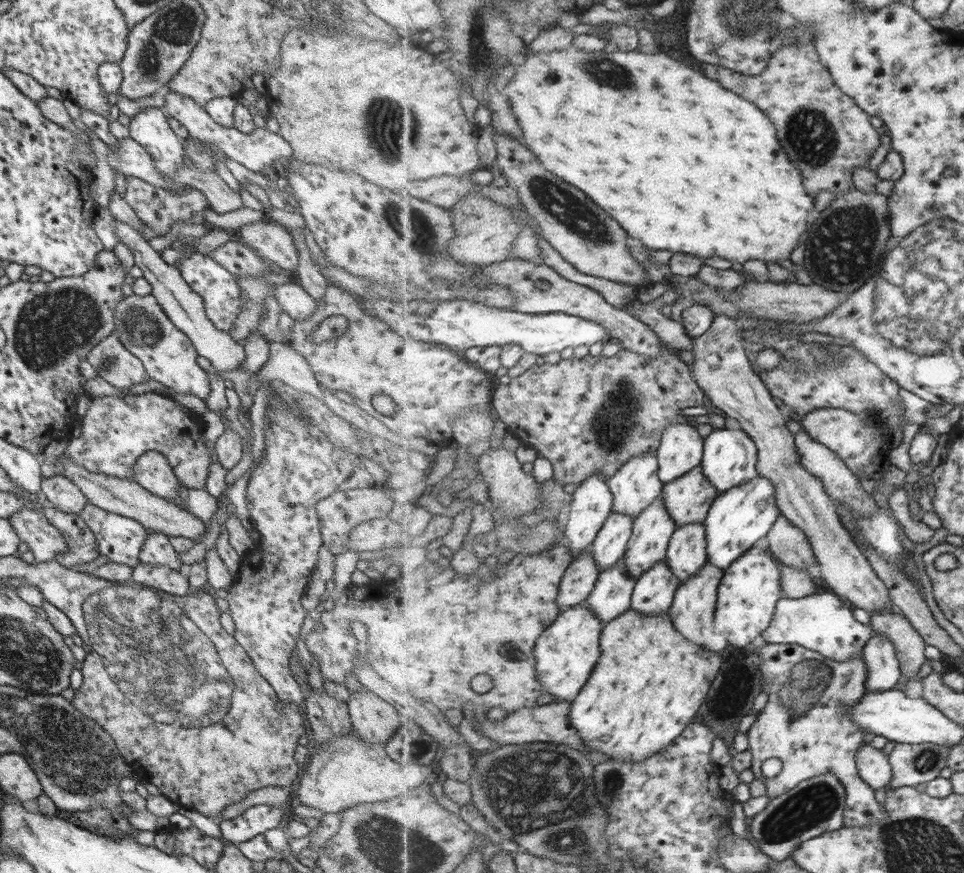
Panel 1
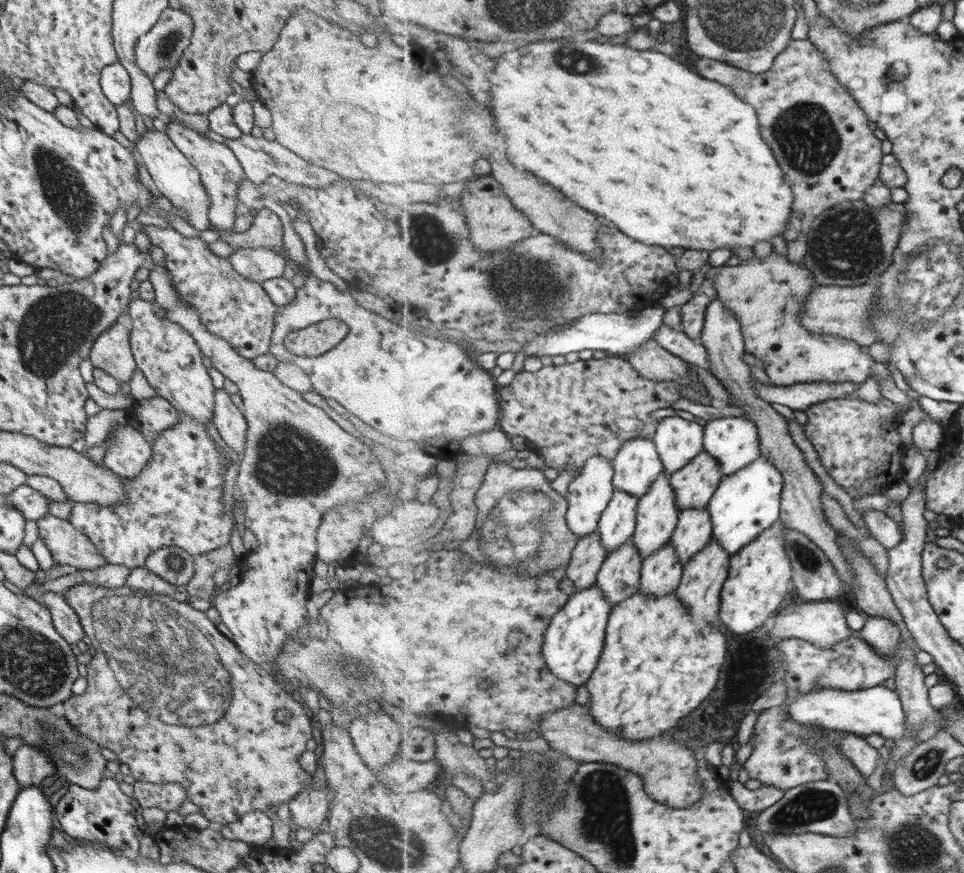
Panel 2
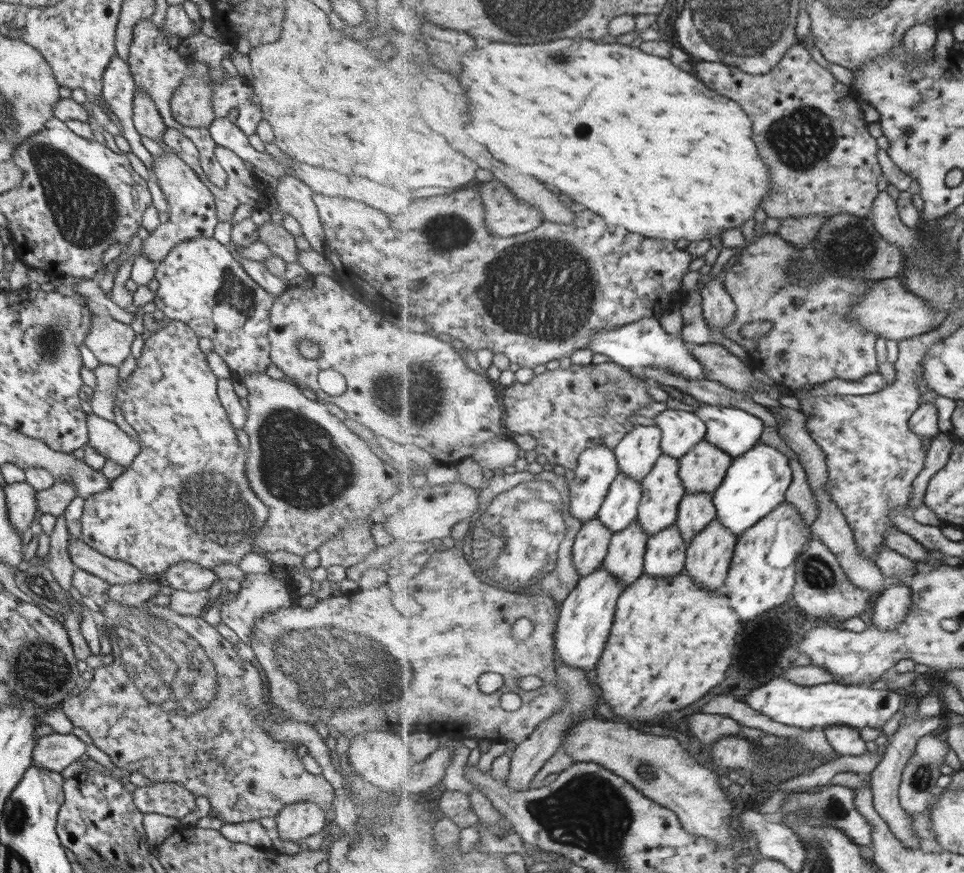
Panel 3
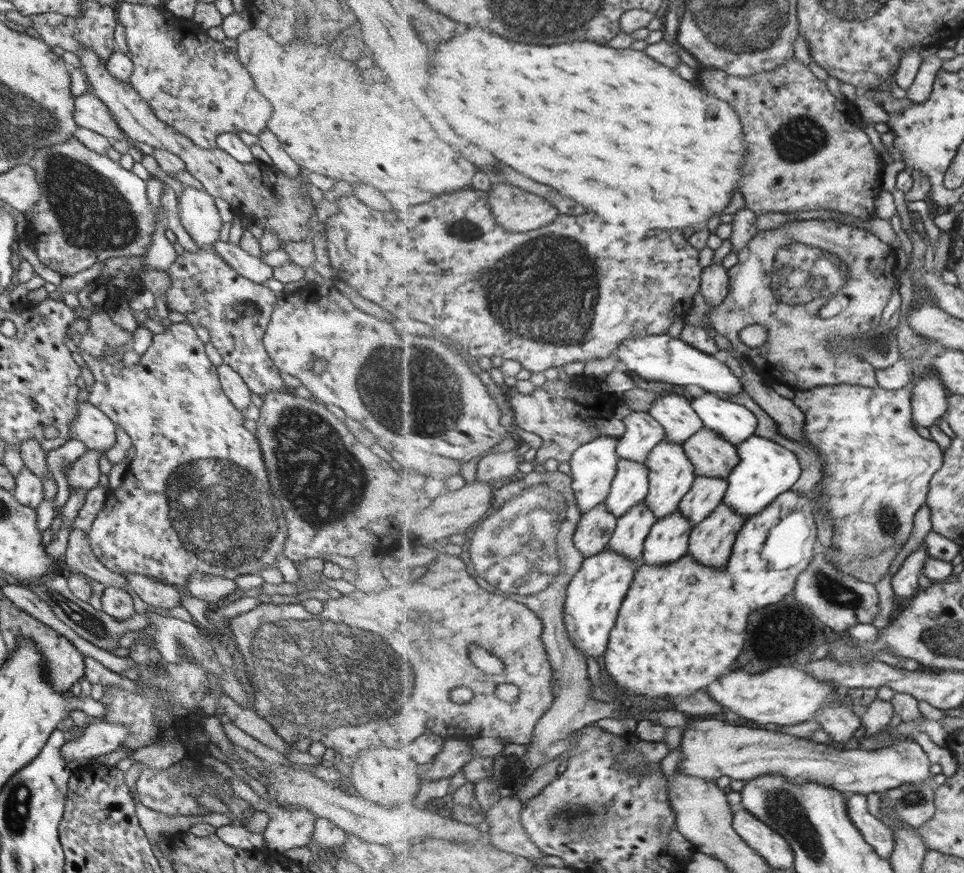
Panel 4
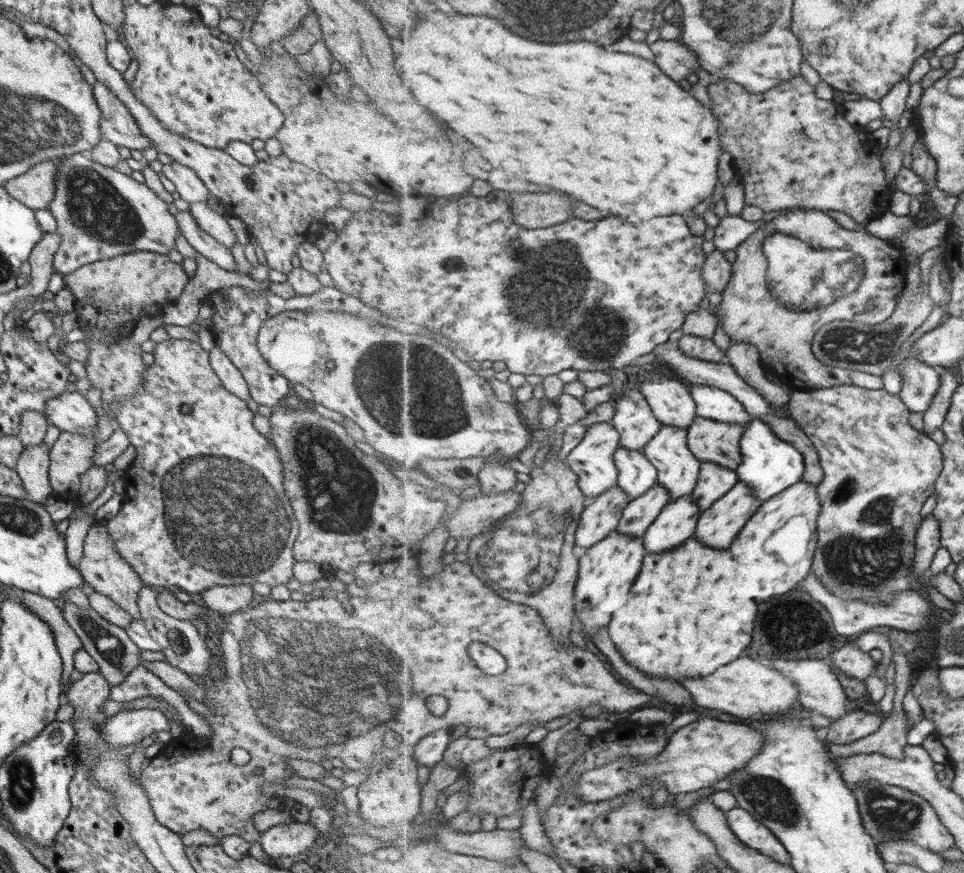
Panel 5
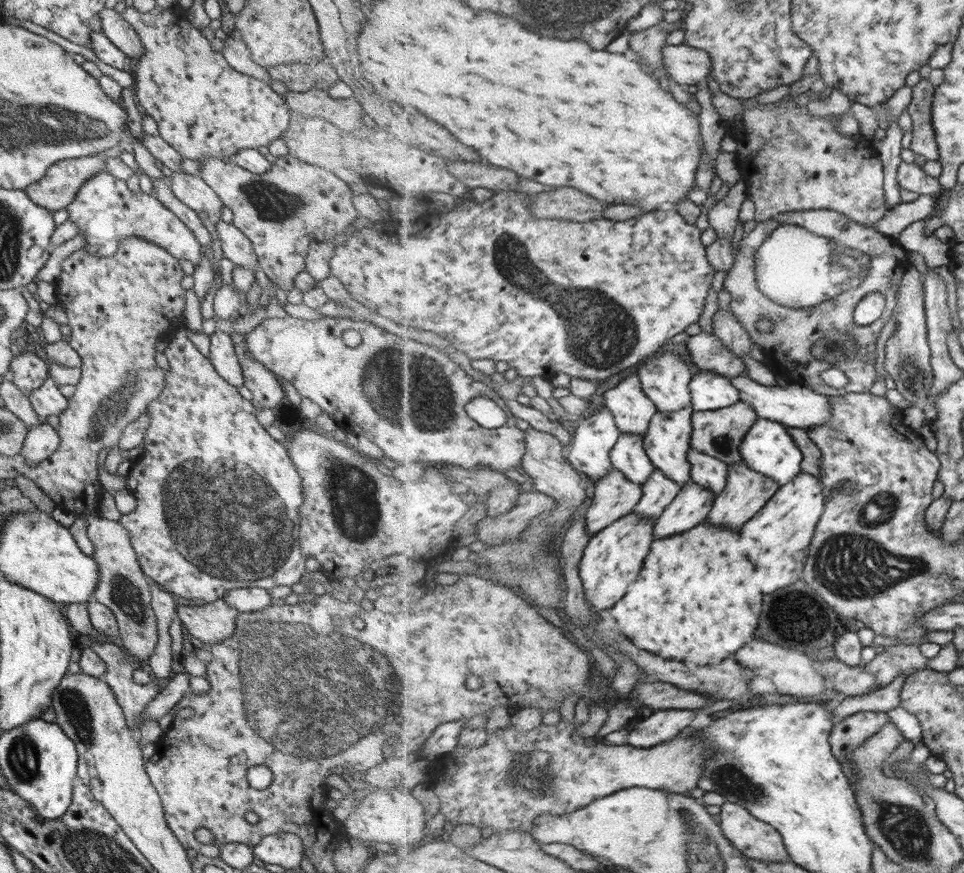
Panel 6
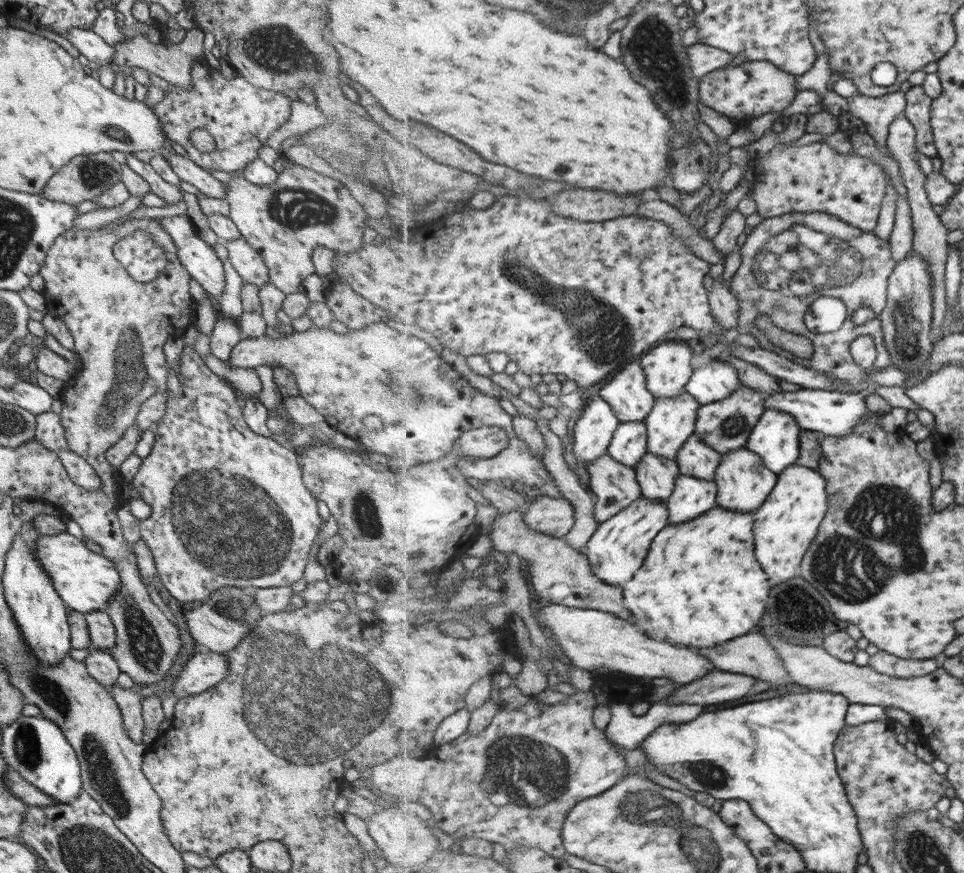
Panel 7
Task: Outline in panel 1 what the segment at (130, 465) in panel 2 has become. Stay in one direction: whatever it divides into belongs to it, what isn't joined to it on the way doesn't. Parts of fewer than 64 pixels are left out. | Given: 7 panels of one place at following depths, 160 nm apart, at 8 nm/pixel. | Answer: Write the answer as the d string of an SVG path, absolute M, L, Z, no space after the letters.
M145 451L132 464L131 476L141 488L165 500L181 495L181 488L165 455Z

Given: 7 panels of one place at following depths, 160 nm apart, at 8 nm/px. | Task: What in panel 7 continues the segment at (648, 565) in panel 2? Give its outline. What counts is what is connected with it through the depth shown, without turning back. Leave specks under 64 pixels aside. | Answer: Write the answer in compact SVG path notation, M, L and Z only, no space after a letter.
M680 474L667 506L671 518L669 525L692 521L717 508L718 484L712 480Z

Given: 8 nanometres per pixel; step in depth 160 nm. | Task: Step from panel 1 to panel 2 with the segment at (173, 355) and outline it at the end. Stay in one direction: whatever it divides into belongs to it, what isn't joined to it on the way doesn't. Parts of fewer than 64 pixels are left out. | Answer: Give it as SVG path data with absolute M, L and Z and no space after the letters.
M139 298L127 304L130 351L136 368L142 372L148 385L154 388L156 396L167 400L177 411L177 422L168 429L161 430L154 438L150 444L152 457L149 457L144 469L141 469L136 477L121 478L124 499L117 501L116 505L104 507L71 501L71 514L67 520L89 539L108 564L130 569L143 567L150 552L164 546L177 546L191 556L221 548L228 544L231 529L235 527L232 507L224 512L221 502L223 474L226 470L223 467L224 458L207 433L207 422L212 421L213 416L214 388L205 366L201 363L203 354L187 331L164 316L157 316L153 307L153 301L147 302Z

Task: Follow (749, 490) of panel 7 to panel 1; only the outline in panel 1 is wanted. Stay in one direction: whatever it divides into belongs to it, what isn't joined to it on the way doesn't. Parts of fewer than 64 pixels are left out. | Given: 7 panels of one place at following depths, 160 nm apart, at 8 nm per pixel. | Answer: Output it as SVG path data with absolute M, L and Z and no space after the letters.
M708 561L703 569L691 577L689 580L680 583L677 589L676 598L670 616L675 620L677 630L691 642L707 646L709 642L713 642L713 630L715 630L715 608L719 602L719 588L724 578L724 570L720 569L716 564Z

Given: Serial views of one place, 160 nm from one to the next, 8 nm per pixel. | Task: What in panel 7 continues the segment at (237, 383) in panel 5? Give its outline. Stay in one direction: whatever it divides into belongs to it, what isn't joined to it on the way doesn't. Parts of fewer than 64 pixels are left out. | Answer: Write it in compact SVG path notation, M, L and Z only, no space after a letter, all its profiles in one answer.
M216 314L216 321L209 337L210 354L228 364L230 350L242 337L236 320Z

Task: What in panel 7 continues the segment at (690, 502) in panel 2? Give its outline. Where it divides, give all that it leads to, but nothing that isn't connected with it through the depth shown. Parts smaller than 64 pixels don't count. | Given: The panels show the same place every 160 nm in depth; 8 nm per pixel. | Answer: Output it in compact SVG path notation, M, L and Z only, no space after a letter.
M741 384L740 388L731 397L700 407L696 422L696 433L718 450L722 455L734 450L745 448L753 430L756 429L760 418L767 409L766 398L768 395L753 387Z

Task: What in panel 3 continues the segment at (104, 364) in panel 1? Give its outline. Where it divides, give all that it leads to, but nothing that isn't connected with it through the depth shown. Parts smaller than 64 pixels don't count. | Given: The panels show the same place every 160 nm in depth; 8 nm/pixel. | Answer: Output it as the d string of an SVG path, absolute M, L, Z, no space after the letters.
M95 315L90 318L83 343L99 364L118 367L130 356L134 335L129 325L114 320L110 315Z

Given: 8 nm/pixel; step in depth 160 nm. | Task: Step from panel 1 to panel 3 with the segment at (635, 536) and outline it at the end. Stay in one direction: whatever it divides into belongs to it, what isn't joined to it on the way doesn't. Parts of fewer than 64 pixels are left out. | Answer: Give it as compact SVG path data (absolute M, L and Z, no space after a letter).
M663 453L660 460L656 462L655 468L642 482L644 494L638 510L638 520L649 536L660 533L663 529L668 529L677 522L680 502L684 500L687 493L680 475L680 463L680 459Z

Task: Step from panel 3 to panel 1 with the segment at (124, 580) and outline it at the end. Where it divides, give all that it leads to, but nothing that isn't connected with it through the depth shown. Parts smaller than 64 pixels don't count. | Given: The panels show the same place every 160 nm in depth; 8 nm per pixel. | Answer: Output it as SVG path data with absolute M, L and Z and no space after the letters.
M26 505L7 520L20 542L27 544L36 562L54 560L60 552L68 549L65 539L51 526L41 512L35 512Z

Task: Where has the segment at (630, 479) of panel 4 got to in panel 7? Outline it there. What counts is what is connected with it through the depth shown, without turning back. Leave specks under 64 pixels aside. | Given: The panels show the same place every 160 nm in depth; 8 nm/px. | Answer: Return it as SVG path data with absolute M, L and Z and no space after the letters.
M646 421L622 422L608 453L619 462L635 469L648 453L648 436Z

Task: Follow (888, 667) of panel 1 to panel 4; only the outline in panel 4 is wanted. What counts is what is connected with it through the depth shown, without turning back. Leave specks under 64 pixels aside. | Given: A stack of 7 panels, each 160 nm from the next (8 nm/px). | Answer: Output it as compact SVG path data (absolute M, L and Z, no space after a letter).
M919 545L901 565L899 572L893 577L893 588L897 595L897 601L905 602L915 597L921 590L919 587L919 578L924 574L926 562L930 559L927 545Z

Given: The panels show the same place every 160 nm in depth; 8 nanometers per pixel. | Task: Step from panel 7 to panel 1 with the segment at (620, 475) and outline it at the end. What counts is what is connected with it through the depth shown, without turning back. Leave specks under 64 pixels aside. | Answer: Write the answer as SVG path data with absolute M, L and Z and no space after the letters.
M591 549L578 555L561 579L559 599L557 599L560 612L587 602L589 595L596 588L600 575L600 566Z

